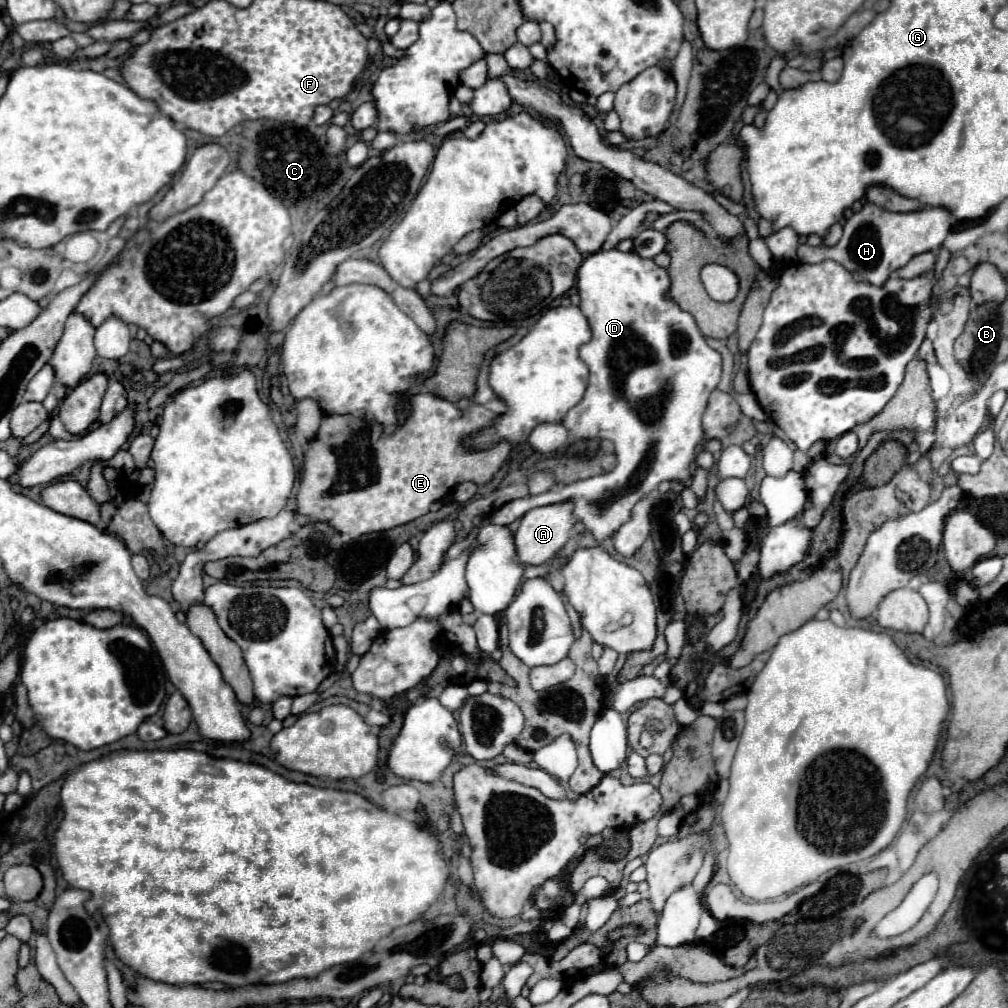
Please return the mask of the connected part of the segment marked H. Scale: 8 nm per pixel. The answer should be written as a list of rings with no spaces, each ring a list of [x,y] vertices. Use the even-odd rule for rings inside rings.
[[[864,204],[864,208],[844,224],[844,234],[836,246],[808,246],[802,244],[798,248],[798,260],[816,264],[826,258],[838,262],[854,276],[860,276],[864,282],[868,280],[874,286],[882,286],[886,278],[896,272],[898,268],[906,266],[910,258],[922,252],[934,252],[942,246],[944,238],[950,232],[948,212],[944,208],[926,208],[918,212],[888,212],[884,208],[878,208],[876,204]]]

